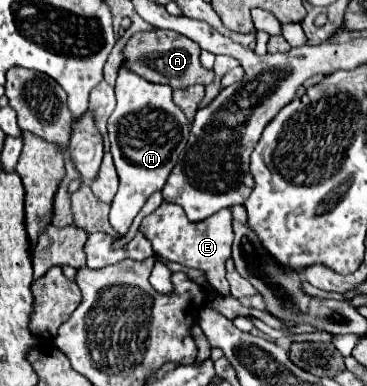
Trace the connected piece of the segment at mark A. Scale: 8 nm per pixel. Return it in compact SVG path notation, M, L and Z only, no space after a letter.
M152 29L144 33L134 33L124 47L124 61L134 73L152 81L166 83L172 89L184 89L190 85L208 85L214 79L214 69L204 69L200 63L200 45L176 31Z

